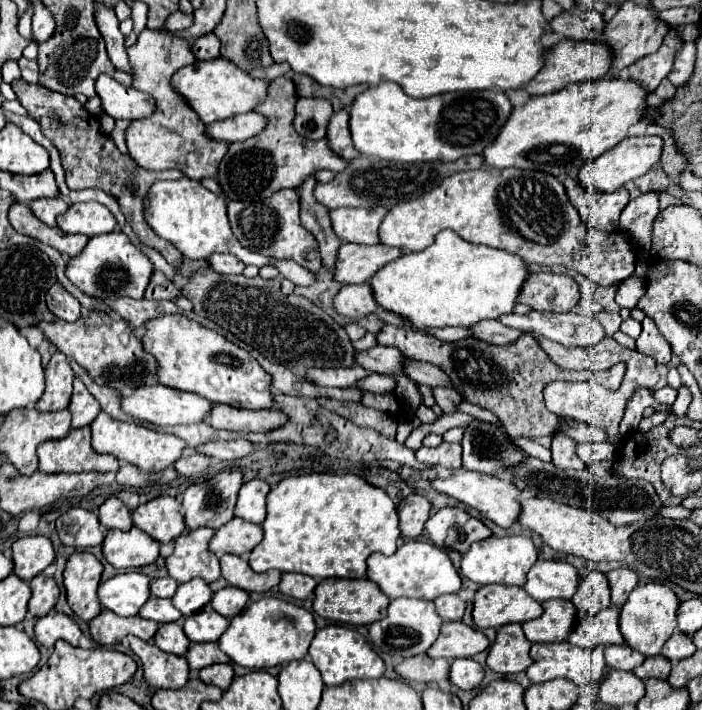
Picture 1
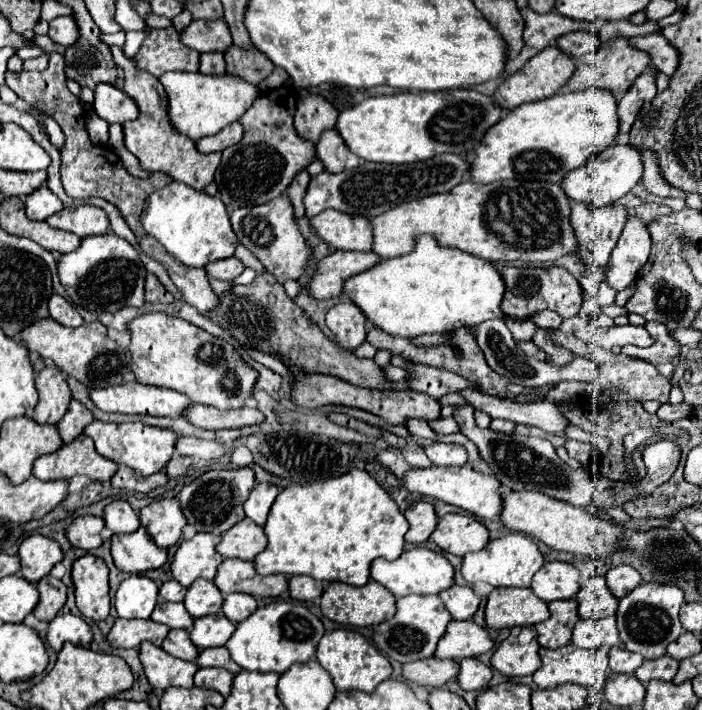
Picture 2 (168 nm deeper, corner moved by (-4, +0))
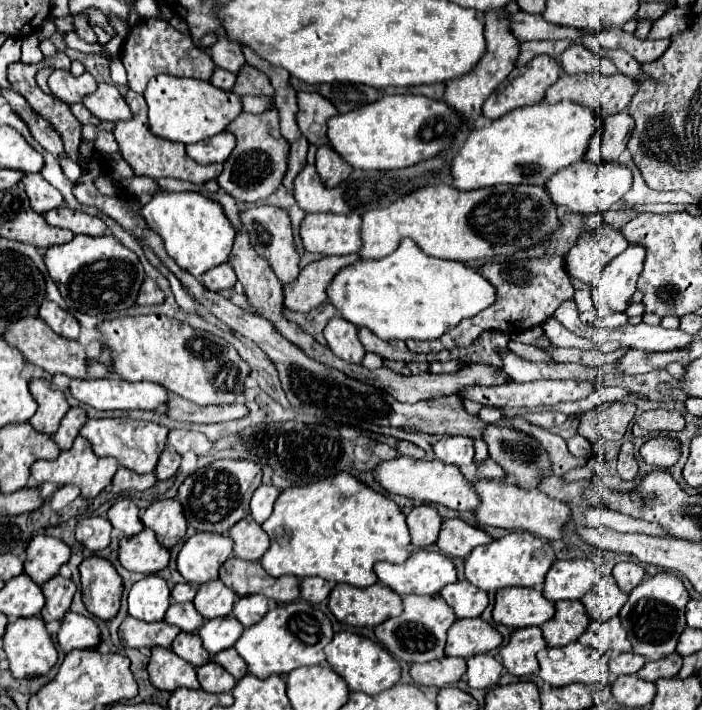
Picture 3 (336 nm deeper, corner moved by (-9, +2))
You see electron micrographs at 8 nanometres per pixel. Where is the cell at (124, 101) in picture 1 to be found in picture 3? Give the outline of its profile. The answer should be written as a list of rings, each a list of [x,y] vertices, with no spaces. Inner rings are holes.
[[[99,83],[97,91],[85,97],[83,105],[91,111],[91,115],[95,115],[101,121],[115,123],[115,121],[127,121],[131,117],[129,105],[121,97],[119,89],[111,83]]]

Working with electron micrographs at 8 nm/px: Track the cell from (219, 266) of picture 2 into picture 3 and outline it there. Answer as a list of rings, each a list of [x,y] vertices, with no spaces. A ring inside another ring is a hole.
[[[227,263],[217,265],[217,267],[213,267],[213,269],[209,269],[207,273],[201,275],[201,283],[209,291],[215,291],[215,293],[231,289],[235,285],[235,281],[237,281],[237,275],[233,273],[233,269]]]

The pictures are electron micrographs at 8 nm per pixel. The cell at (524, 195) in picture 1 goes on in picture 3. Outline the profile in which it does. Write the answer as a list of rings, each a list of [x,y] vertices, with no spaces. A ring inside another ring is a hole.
[[[429,185],[425,189],[415,189],[413,193],[401,197],[393,205],[371,209],[369,213],[361,215],[361,241],[363,249],[359,249],[361,259],[381,259],[397,249],[399,241],[409,237],[413,239],[421,251],[433,255],[437,259],[449,261],[473,261],[493,255],[513,255],[517,249],[531,247],[543,241],[551,231],[559,229],[557,207],[549,199],[545,187],[535,185],[495,185],[477,191],[457,191],[451,185]]]

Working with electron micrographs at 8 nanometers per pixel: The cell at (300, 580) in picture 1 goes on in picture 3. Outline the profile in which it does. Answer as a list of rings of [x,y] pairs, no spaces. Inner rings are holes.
[[[305,577],[301,579],[301,597],[309,603],[321,603],[331,593],[331,583],[321,577]]]

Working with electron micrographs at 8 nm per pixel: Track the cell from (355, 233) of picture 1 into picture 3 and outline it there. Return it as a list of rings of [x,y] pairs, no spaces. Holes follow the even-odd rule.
[[[313,213],[301,221],[301,243],[309,253],[351,255],[361,249],[361,217],[357,213]]]

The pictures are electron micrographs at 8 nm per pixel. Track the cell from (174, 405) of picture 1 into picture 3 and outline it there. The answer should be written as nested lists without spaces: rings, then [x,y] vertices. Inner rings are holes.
[[[71,379],[71,395],[95,409],[149,409],[159,411],[169,399],[169,391],[147,381],[131,383],[125,379]]]

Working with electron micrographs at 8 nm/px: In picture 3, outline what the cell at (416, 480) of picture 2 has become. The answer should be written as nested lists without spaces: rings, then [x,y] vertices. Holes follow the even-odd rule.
[[[399,455],[395,459],[379,463],[373,469],[373,477],[385,491],[389,491],[393,495],[415,499],[415,501],[421,501],[421,503],[443,505],[443,507],[457,509],[457,511],[473,511],[477,507],[477,503],[479,503],[473,485],[461,475],[459,467],[441,463],[437,459],[421,461],[421,459]]]

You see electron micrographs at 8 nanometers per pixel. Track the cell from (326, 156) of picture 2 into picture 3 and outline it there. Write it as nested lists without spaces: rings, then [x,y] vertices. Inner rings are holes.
[[[329,145],[319,147],[317,159],[315,159],[315,169],[317,169],[321,181],[325,183],[325,187],[329,187],[329,189],[343,183],[351,173],[351,167]]]

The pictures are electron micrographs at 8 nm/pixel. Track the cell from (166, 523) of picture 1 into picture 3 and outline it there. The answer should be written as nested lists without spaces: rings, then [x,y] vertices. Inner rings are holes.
[[[161,499],[151,503],[141,515],[141,521],[145,523],[145,527],[155,531],[157,541],[167,549],[183,539],[187,531],[187,521],[177,499]]]

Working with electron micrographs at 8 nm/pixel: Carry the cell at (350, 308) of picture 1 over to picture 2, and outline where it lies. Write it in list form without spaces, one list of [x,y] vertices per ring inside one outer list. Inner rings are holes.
[[[340,301],[326,313],[326,325],[334,331],[334,341],[348,351],[354,351],[364,341],[366,321],[352,301]]]

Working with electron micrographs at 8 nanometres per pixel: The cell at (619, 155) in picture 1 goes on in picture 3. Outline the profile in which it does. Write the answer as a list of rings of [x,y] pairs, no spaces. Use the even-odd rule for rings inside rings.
[[[581,159],[573,165],[557,171],[545,183],[545,189],[557,207],[565,207],[571,213],[591,215],[591,213],[605,213],[613,203],[617,203],[631,189],[631,183],[633,183],[631,171],[619,163],[595,165],[595,163]]]

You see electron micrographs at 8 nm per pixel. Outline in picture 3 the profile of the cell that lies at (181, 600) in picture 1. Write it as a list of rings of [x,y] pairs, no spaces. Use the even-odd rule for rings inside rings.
[[[217,579],[217,581],[203,583],[199,587],[197,597],[195,597],[193,603],[195,603],[195,609],[205,619],[215,619],[215,617],[231,615],[235,599],[237,599],[237,595]]]

